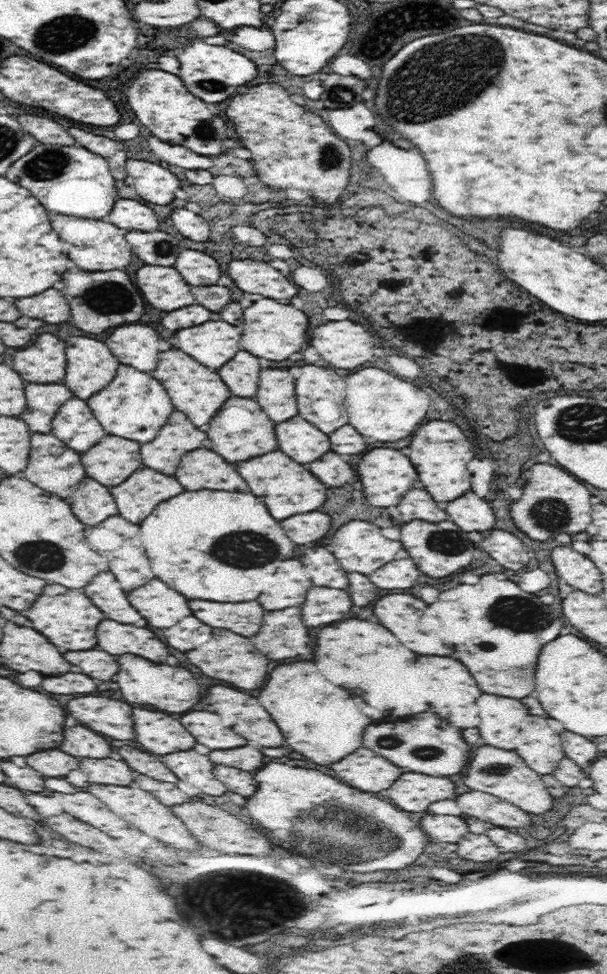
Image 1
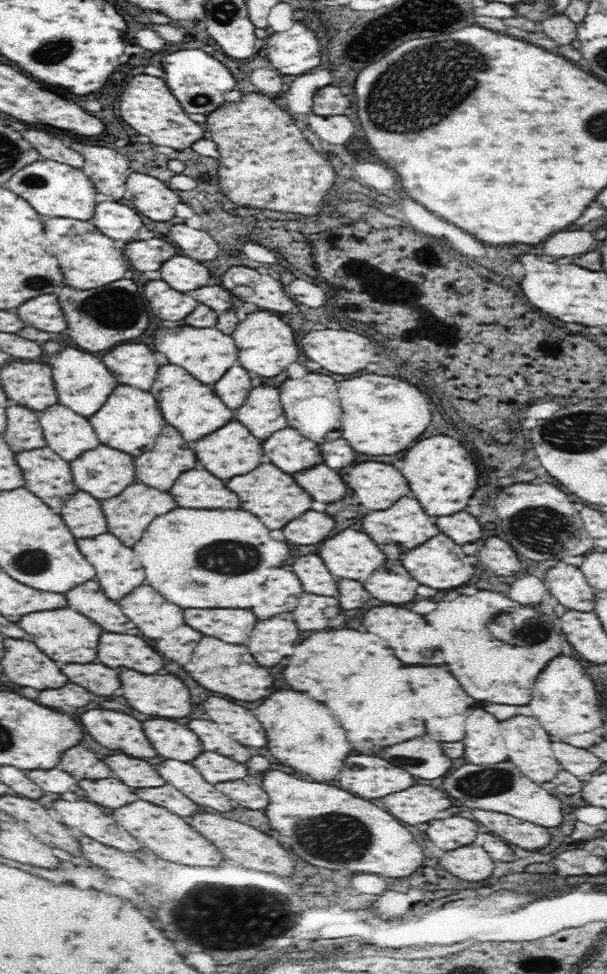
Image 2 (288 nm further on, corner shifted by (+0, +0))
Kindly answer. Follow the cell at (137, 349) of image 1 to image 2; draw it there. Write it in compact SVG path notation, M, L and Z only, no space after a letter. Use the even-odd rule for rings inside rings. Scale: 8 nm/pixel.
M138 342L116 346L114 350L102 356L102 362L120 382L120 386L130 384L134 388L140 388L142 392L152 390L152 384L156 382L156 372L160 368L154 350Z

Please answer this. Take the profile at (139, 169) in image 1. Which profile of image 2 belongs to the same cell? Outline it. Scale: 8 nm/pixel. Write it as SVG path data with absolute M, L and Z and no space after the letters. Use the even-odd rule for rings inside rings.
M140 172L128 174L124 198L130 200L132 206L136 206L134 210L138 214L144 214L154 222L172 220L176 216L174 212L176 204L182 202L182 198L176 194L174 188L168 188L160 180Z

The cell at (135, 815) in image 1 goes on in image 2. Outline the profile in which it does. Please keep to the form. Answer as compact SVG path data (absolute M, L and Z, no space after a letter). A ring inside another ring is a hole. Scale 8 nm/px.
M136 800L132 804L126 804L124 808L112 810L114 820L118 820L120 826L124 826L132 838L136 838L144 848L160 856L162 860L168 860L172 864L182 864L182 866L216 866L224 854L218 852L218 848L208 842L202 834L198 834L184 818L178 814L160 808L158 804L146 802L146 800Z

